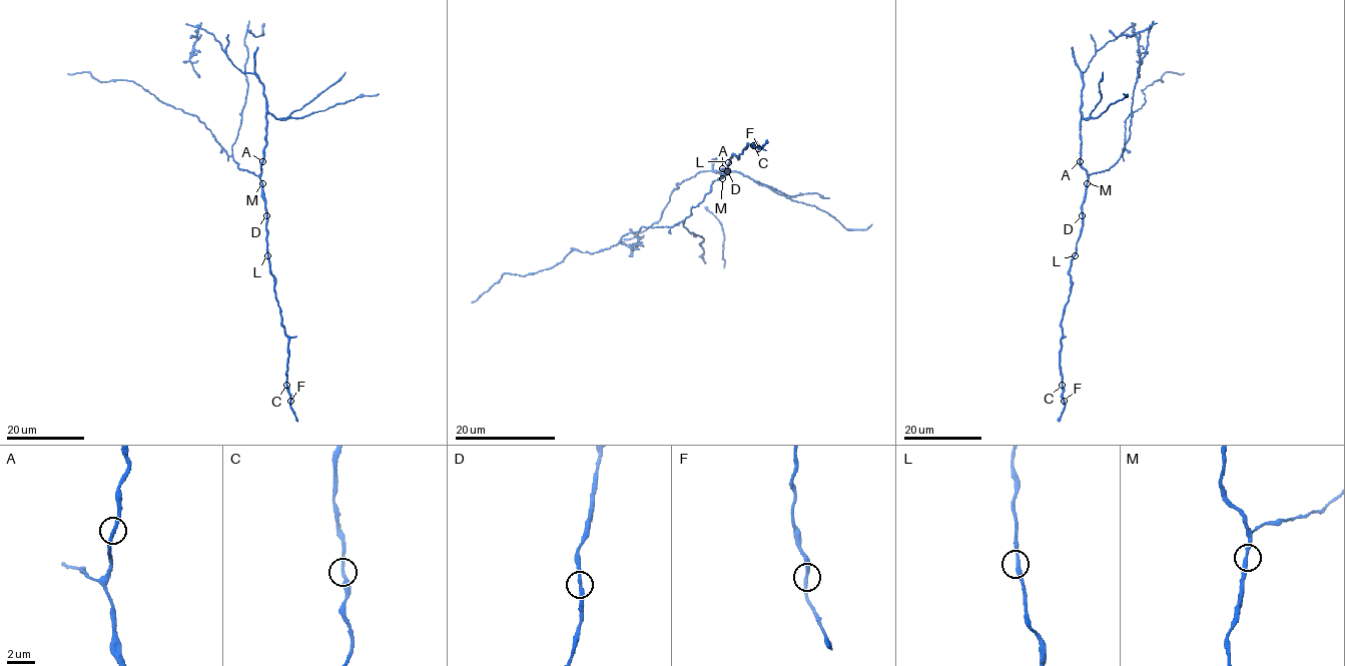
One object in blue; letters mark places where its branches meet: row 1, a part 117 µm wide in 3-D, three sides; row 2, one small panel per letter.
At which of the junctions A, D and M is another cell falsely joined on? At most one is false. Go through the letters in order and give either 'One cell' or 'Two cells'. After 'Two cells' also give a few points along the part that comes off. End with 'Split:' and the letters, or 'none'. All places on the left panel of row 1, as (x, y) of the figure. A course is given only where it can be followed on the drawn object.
A: One cell
D: One cell
M: One cell
Split: none

